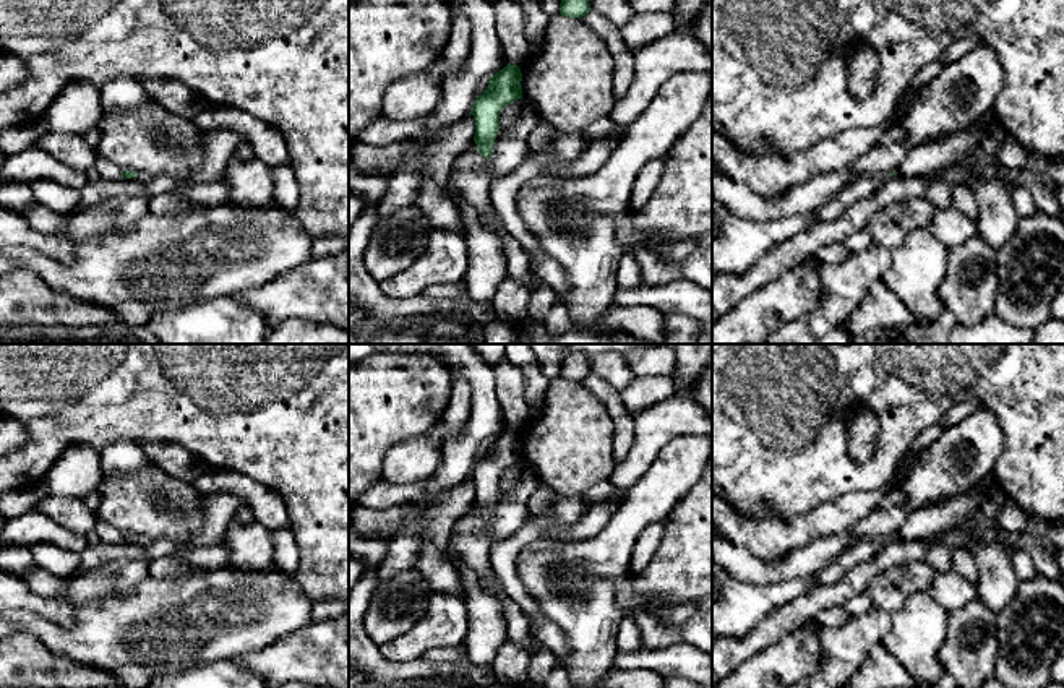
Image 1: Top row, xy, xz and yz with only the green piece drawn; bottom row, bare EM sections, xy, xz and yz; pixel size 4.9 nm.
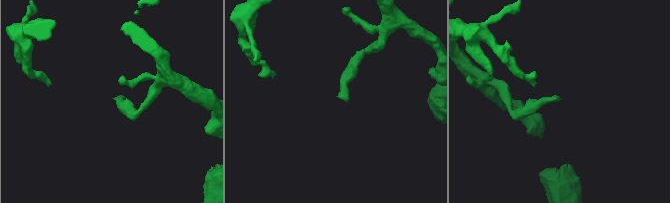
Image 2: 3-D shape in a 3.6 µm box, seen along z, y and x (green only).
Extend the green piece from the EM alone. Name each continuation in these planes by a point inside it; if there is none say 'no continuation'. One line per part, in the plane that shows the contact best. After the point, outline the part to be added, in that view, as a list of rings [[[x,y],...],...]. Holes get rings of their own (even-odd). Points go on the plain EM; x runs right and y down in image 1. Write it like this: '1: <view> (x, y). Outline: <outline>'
1: xy (102, 531). Outline: [[[97,519],[92,534],[96,535],[97,540],[102,540],[107,544],[122,542],[122,532],[101,519]]]

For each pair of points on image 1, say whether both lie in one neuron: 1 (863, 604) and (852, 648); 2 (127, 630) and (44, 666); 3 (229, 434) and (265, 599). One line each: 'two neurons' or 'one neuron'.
1: two neurons
2: two neurons
3: two neurons

